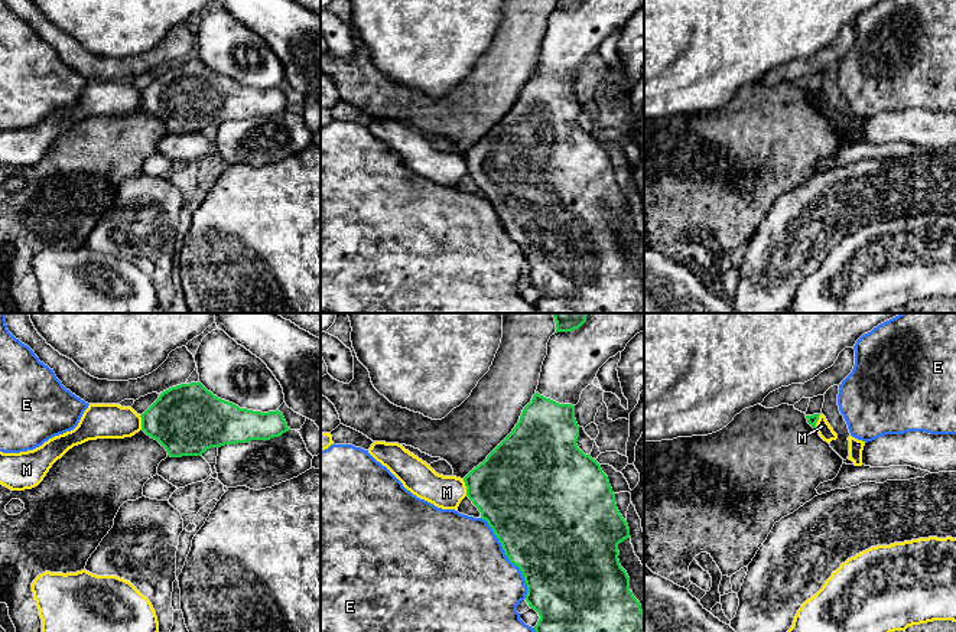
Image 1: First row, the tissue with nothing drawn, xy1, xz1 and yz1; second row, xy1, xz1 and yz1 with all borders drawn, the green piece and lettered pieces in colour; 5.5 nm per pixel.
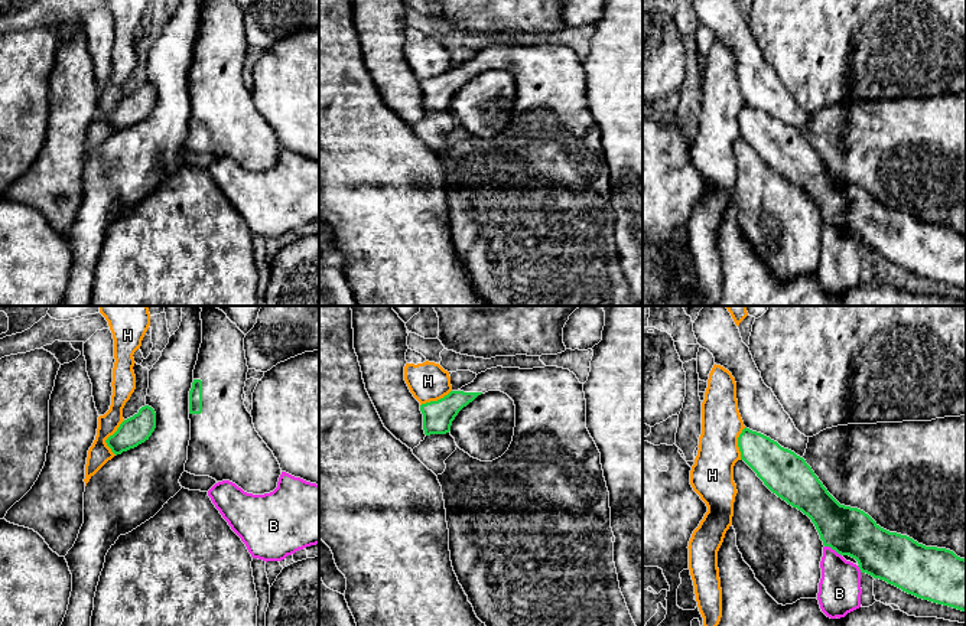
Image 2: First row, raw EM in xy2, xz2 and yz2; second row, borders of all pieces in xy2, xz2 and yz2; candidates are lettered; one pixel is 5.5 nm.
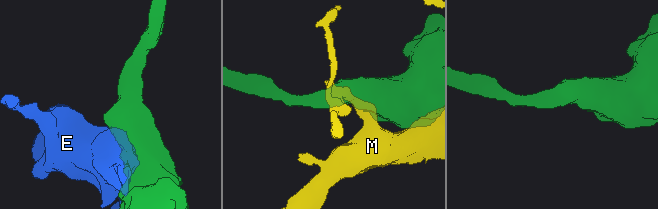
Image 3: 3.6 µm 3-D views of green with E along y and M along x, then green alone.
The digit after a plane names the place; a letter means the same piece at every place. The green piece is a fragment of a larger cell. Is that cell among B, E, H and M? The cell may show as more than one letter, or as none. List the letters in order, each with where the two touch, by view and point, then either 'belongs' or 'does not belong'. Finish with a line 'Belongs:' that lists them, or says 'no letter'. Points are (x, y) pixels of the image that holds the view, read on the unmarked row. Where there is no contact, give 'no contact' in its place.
B: meets green in yz2 at (833, 225); does not belong
E: meets green in xz1 at (507, 233); does not belong
H: meets green in xy2 at (109, 114); does not belong
M: meets green in xz1 at (467, 165); does not belong
Belongs: no letter

